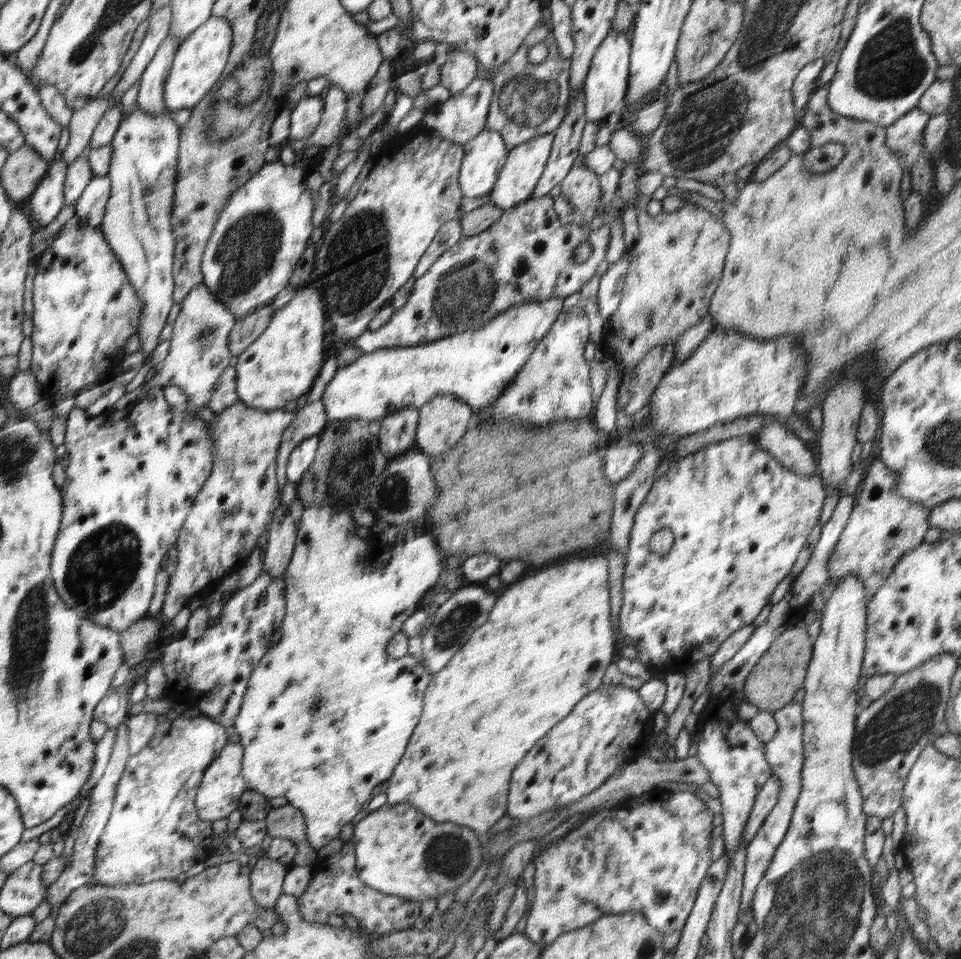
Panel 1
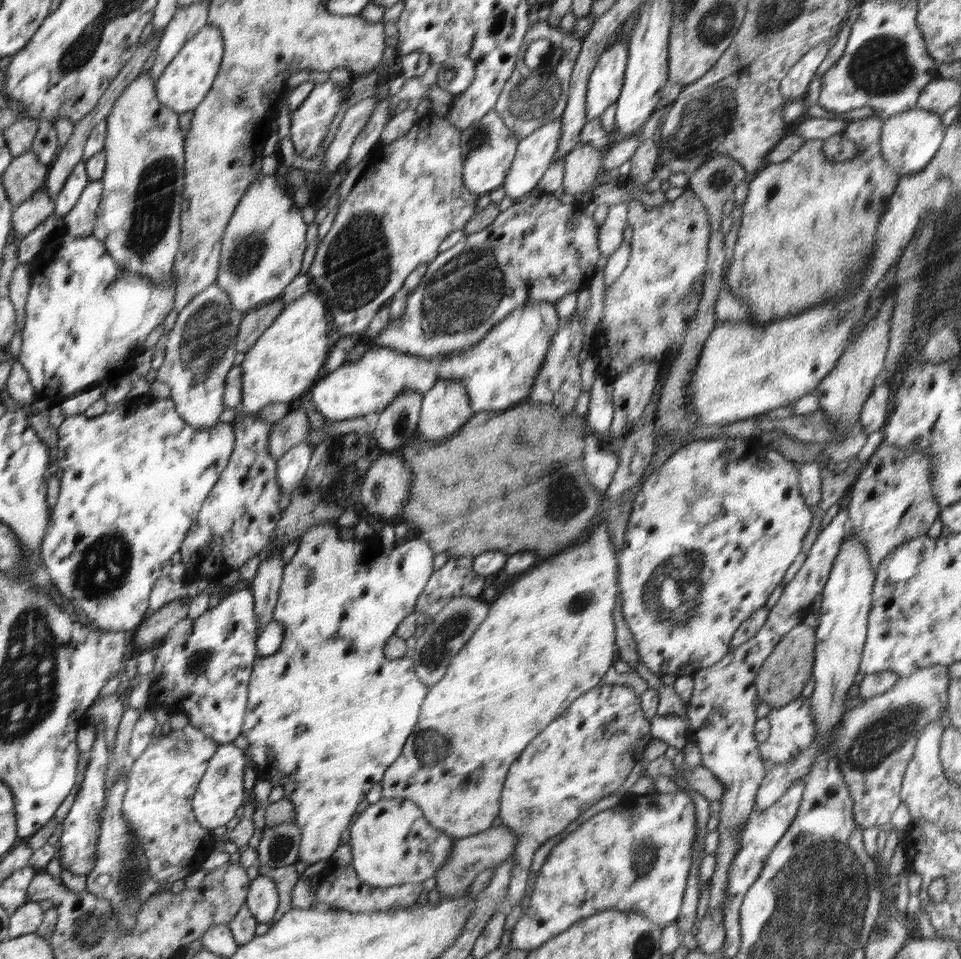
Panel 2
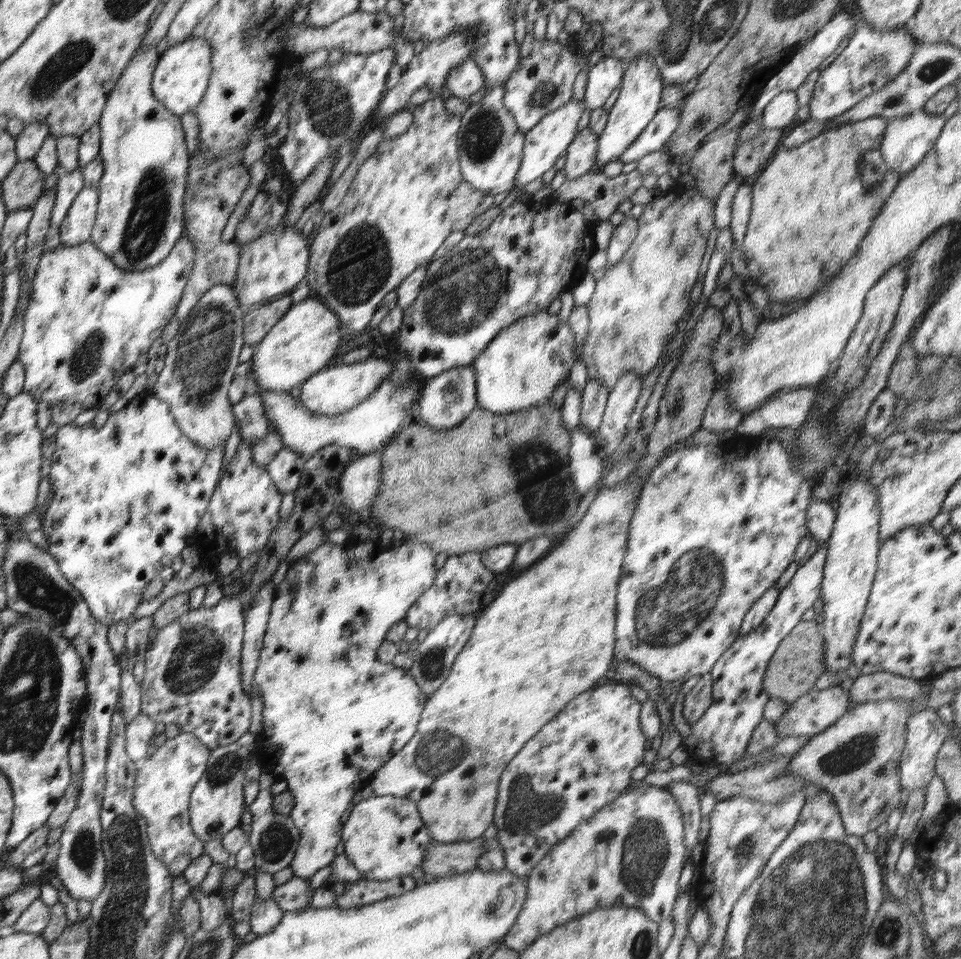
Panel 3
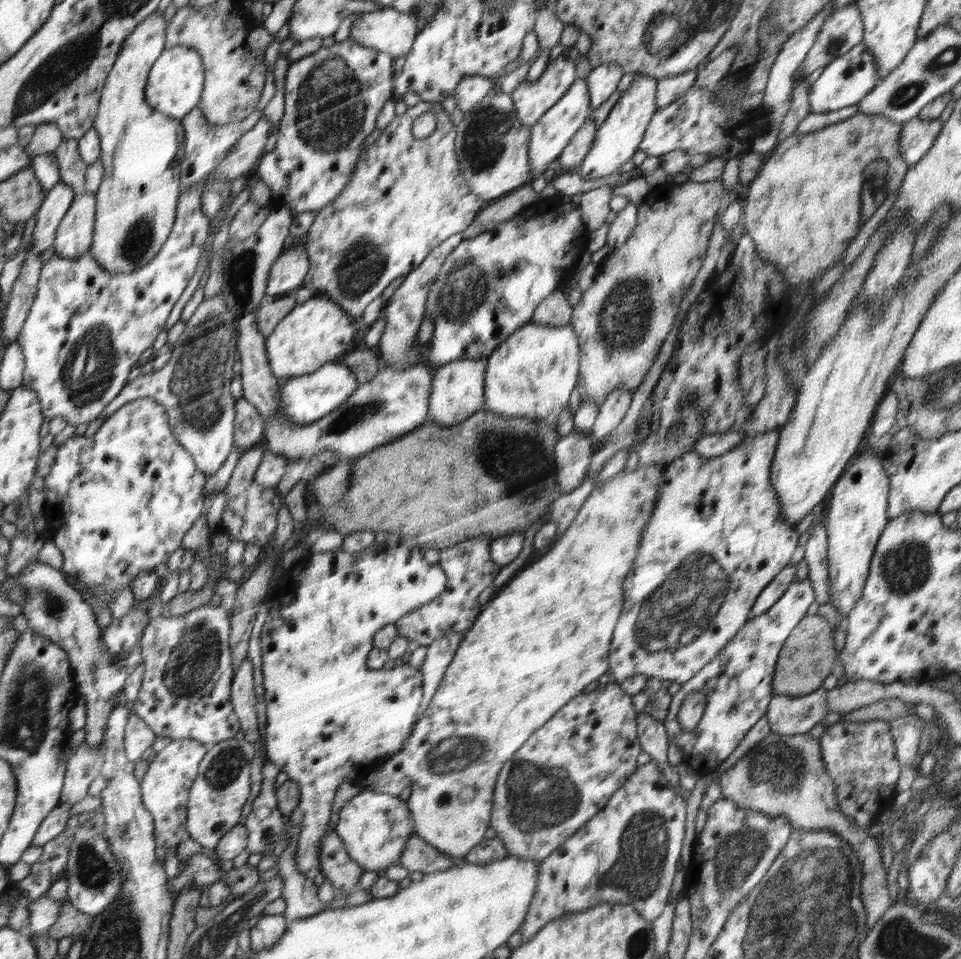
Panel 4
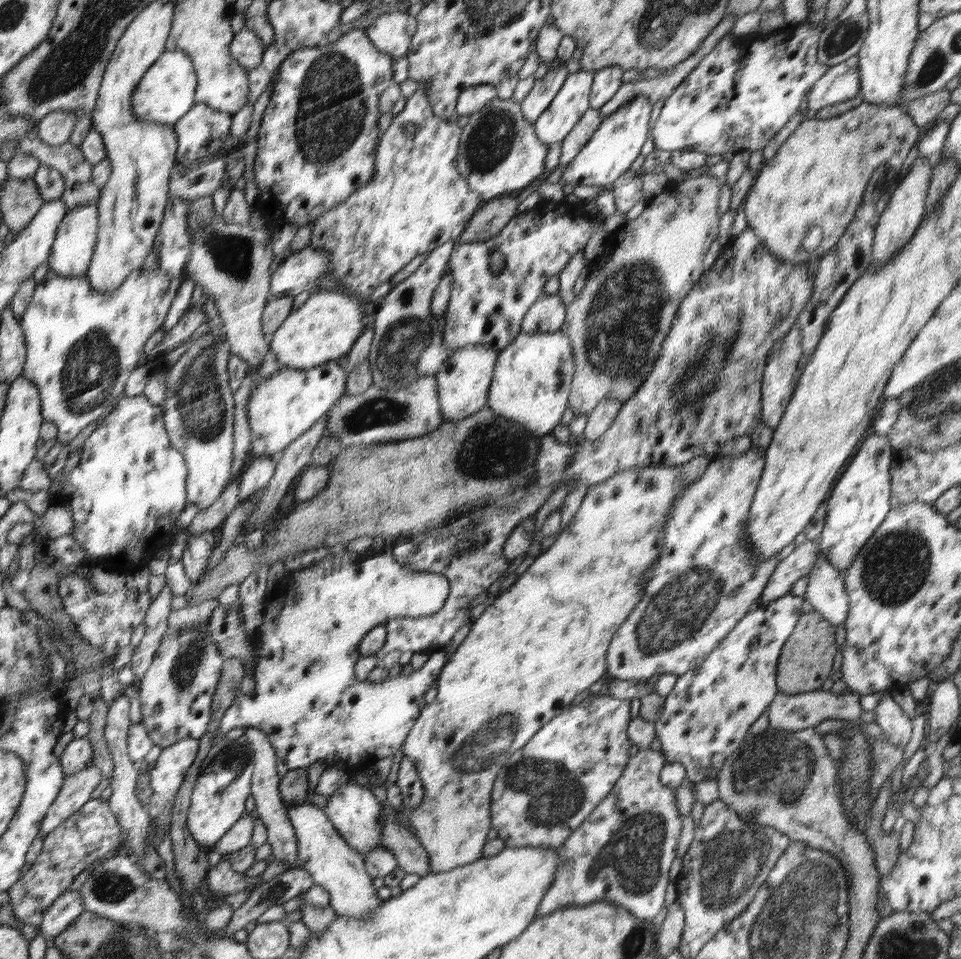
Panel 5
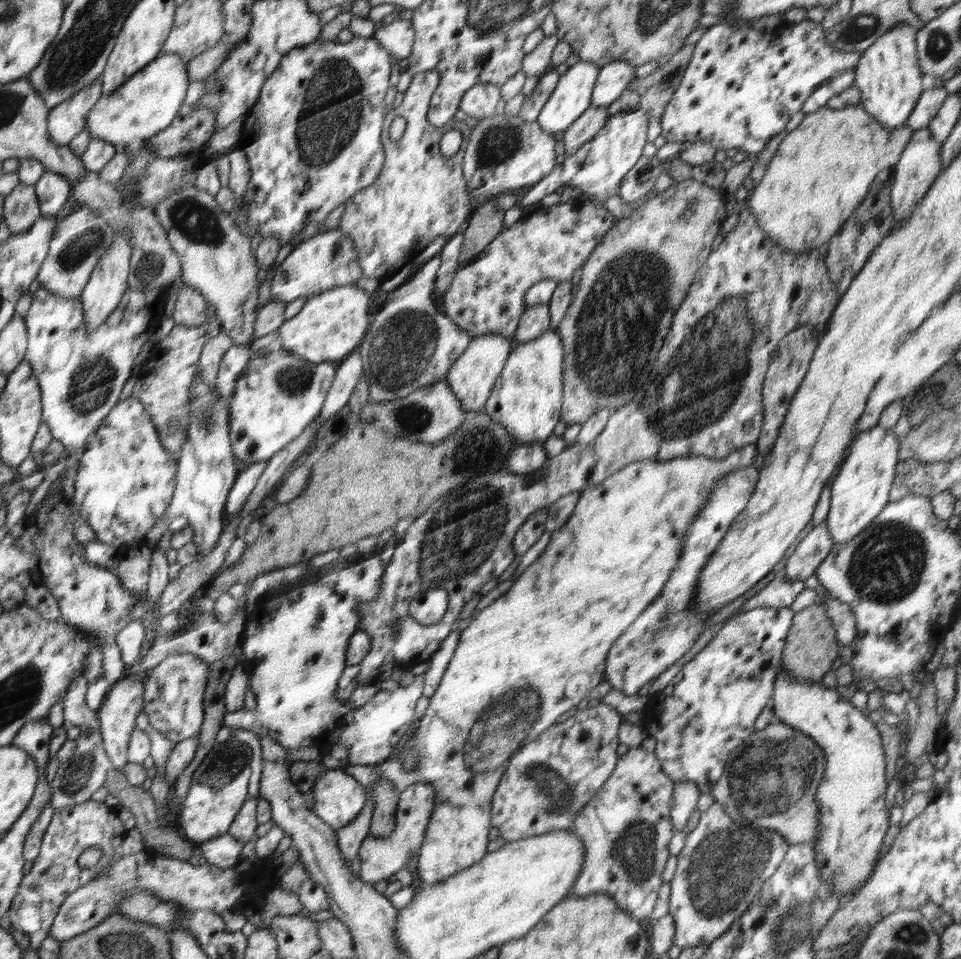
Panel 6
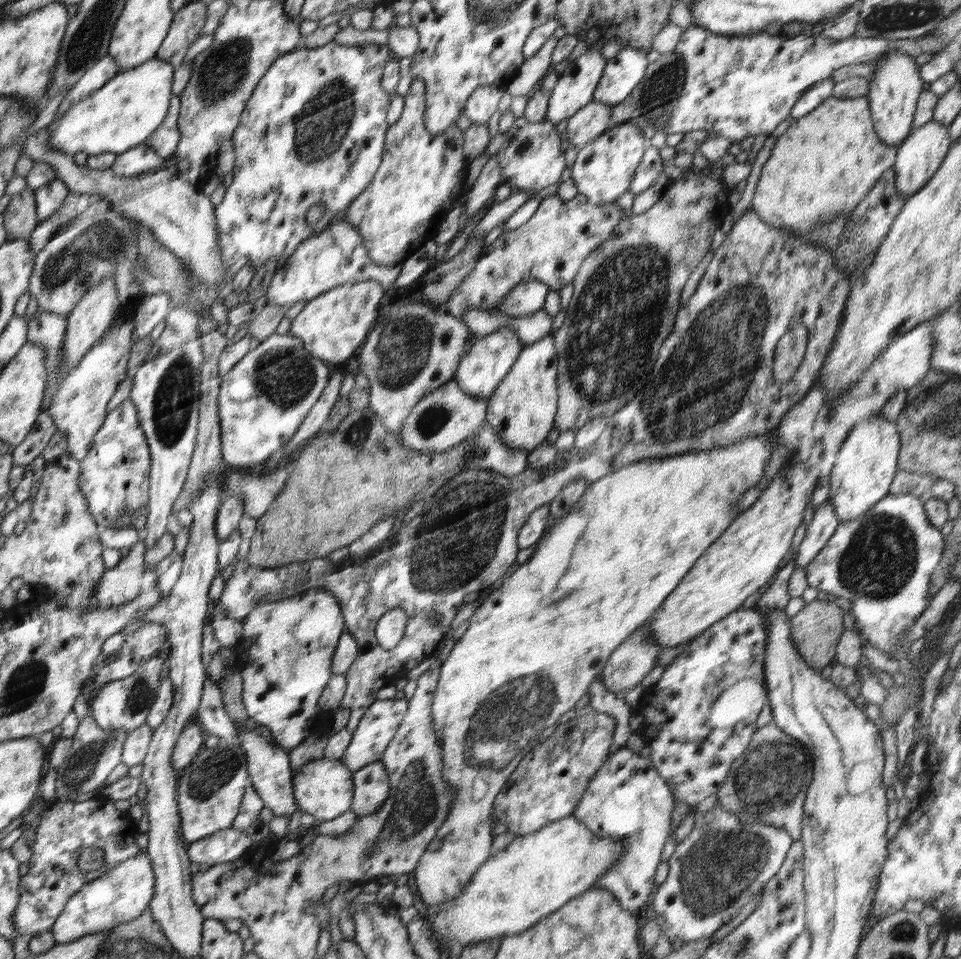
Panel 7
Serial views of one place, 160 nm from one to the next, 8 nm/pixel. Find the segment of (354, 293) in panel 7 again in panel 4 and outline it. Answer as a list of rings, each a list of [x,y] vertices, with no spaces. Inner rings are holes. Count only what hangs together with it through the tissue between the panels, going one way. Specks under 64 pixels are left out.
[[[315,295],[297,304],[266,337],[265,346],[270,370],[276,378],[294,378],[312,374],[326,362],[350,350],[354,338],[352,317],[338,303],[328,297]]]

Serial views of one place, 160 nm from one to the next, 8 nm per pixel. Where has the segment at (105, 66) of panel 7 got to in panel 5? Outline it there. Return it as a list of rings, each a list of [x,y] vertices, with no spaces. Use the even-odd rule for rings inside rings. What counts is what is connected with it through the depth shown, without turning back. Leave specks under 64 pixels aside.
[[[58,110],[58,112],[50,113],[48,117],[42,118],[36,126],[38,137],[42,142],[50,146],[60,146],[69,142],[74,125],[76,125],[76,113]]]

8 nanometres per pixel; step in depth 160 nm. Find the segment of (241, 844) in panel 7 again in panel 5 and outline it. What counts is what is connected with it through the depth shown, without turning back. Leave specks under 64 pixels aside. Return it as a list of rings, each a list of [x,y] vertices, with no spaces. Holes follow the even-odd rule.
[[[228,856],[223,858],[208,872],[207,883],[213,893],[222,893],[224,896],[236,894],[247,888],[255,889],[262,884],[262,875],[247,876],[232,870]]]

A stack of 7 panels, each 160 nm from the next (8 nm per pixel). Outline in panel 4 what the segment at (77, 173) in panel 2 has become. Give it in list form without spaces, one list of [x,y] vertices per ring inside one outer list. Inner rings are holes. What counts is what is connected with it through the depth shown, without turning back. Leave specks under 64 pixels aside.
[[[61,180],[56,186],[52,187],[52,190],[47,192],[45,204],[38,210],[38,216],[30,224],[27,238],[24,241],[26,249],[28,249],[27,244],[29,244],[29,240],[32,240],[34,241],[32,242],[32,245],[34,245],[33,248],[37,252],[40,252],[41,256],[46,248],[50,248],[53,245],[57,238],[57,231],[61,225],[61,221],[64,220],[65,214],[68,212],[74,200],[76,200],[76,195],[74,194],[73,186]]]

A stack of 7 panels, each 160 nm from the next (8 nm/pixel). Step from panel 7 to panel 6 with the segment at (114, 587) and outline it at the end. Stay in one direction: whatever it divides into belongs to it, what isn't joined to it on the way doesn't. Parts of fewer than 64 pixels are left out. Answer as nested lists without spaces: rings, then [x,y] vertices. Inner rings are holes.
[[[138,547],[126,554],[119,561],[115,571],[122,589],[128,589],[134,594],[146,594],[149,580],[149,564],[153,550],[150,547]]]

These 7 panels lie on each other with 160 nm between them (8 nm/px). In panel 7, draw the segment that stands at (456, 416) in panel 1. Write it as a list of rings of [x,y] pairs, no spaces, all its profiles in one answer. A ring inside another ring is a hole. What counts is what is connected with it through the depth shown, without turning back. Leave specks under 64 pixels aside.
[[[506,327],[499,328],[488,336],[477,339],[472,348],[460,360],[453,380],[469,395],[487,399],[510,372],[511,366],[516,362],[523,347],[524,344],[518,338],[515,330]]]

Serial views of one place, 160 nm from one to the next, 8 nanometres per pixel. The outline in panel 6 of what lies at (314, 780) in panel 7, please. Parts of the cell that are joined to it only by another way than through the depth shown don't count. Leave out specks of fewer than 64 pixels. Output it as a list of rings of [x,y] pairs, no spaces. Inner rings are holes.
[[[343,768],[327,769],[314,781],[311,792],[318,818],[336,830],[352,822],[366,804],[366,788]]]

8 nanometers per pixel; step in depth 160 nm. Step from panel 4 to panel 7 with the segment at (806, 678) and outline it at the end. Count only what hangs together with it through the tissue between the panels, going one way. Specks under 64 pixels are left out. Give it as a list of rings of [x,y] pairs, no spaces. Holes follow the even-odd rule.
[[[833,599],[830,601],[815,600],[806,604],[794,618],[790,618],[790,640],[796,652],[806,661],[806,664],[817,672],[823,670],[835,657],[836,647],[844,633],[843,609],[839,608]]]

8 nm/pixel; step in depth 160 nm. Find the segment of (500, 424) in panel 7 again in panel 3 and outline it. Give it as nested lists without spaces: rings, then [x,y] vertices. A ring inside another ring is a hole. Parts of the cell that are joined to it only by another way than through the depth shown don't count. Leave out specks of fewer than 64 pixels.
[[[547,310],[538,312],[532,315],[526,315],[524,318],[518,319],[514,324],[507,326],[490,344],[486,347],[486,350],[482,351],[470,364],[474,367],[474,376],[476,376],[476,390],[477,390],[477,406],[490,411],[491,413],[510,414],[523,408],[529,408],[532,405],[536,405],[539,402],[550,402],[553,397],[553,392],[557,389],[557,386],[569,377],[574,362],[578,359],[578,354],[575,352],[575,336],[569,327],[567,322],[562,322],[558,319],[558,315],[550,314]]]

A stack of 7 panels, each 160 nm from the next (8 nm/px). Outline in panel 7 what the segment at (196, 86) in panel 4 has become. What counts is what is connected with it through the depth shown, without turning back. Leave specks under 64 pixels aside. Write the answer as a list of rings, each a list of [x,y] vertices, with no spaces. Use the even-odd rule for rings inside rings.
[[[157,57],[140,66],[119,72],[100,90],[74,104],[60,122],[47,127],[49,146],[74,157],[76,153],[94,156],[103,153],[126,153],[145,144],[150,134],[164,122],[173,94],[174,65]]]

